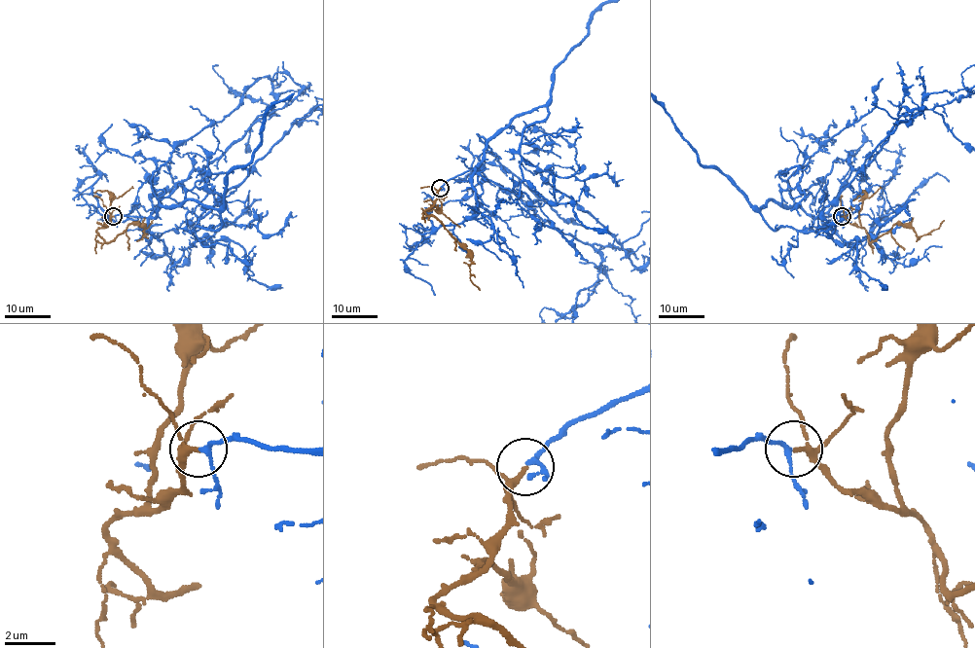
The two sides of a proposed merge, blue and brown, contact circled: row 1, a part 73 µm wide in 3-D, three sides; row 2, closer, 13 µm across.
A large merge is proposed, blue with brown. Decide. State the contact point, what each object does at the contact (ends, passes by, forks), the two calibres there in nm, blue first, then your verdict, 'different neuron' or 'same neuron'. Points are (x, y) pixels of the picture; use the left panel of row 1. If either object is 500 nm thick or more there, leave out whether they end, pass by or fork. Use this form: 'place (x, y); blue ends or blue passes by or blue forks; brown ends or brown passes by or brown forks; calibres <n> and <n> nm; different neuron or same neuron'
place (113, 216); blue passes by; brown forks; calibres 150 and 150 nm; same neuron

